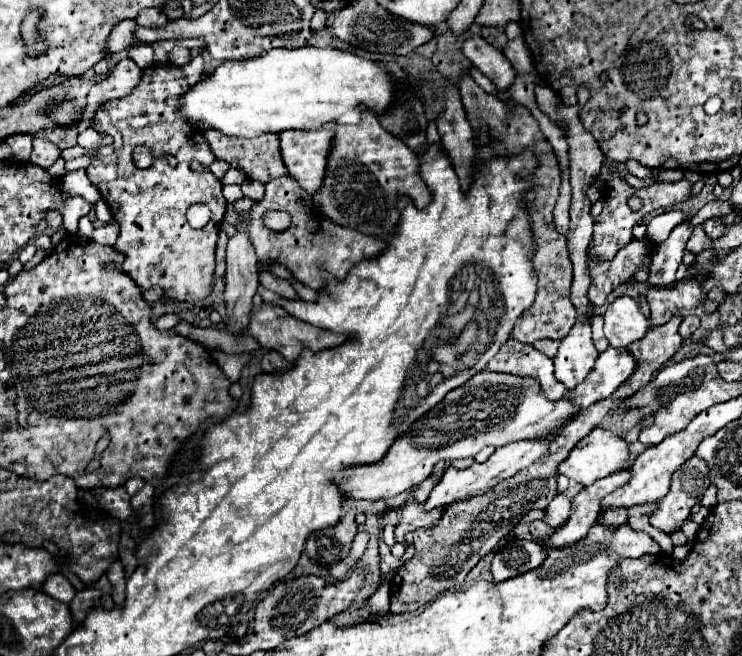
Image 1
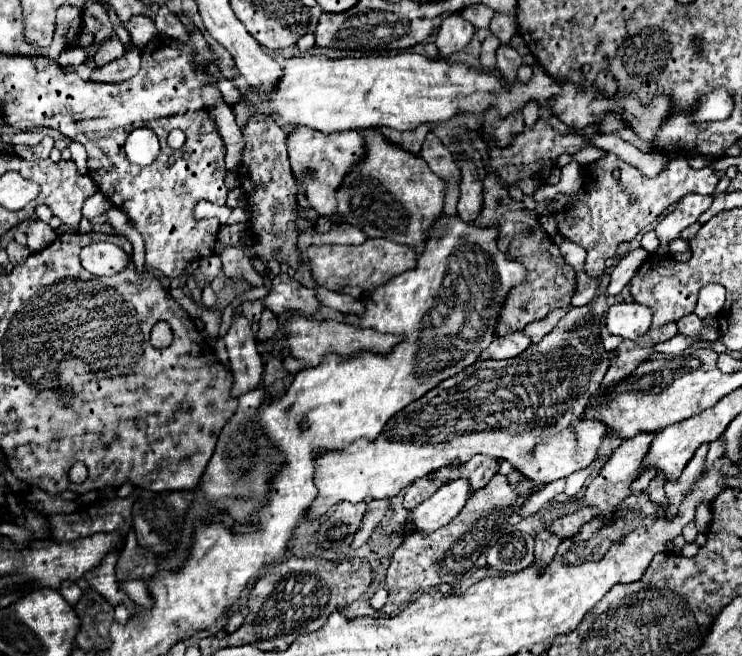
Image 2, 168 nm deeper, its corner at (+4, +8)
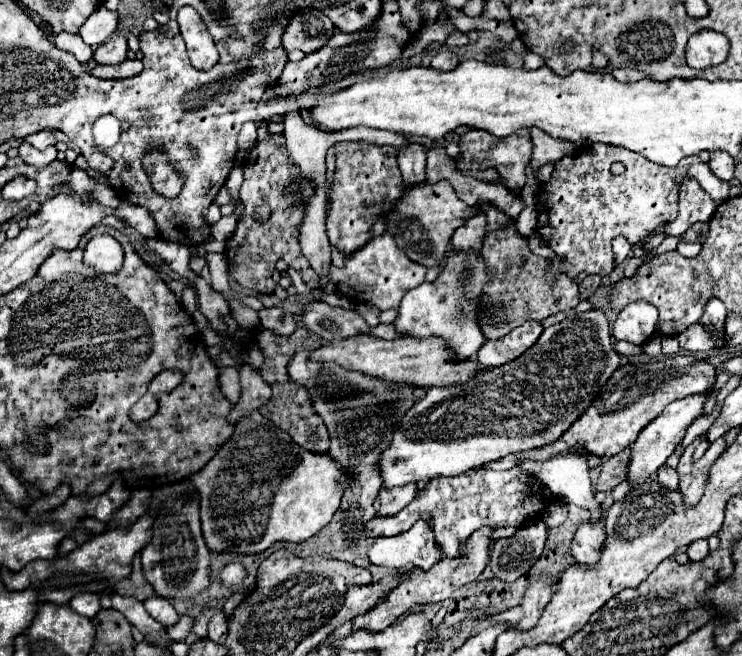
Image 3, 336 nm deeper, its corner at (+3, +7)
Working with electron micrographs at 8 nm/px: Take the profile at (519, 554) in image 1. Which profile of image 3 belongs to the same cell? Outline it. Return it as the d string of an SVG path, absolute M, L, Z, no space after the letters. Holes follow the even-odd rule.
M541 520L521 526L511 538L493 542L491 570L503 582L515 582L525 576L529 568L539 560L547 540L547 528Z

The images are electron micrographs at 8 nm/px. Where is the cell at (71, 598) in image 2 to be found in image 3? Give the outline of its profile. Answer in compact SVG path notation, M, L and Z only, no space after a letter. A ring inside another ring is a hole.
M89 592L77 594L77 596L69 602L69 606L71 606L75 612L79 612L79 614L83 614L83 616L87 616L87 618L97 616L97 612L101 610L99 596L97 596L97 594L89 594Z

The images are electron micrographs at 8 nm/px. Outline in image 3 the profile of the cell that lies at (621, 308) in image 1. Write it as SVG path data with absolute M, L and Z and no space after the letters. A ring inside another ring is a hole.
M637 300L619 312L613 324L613 338L631 344L645 344L655 334L655 324L657 308L645 300Z

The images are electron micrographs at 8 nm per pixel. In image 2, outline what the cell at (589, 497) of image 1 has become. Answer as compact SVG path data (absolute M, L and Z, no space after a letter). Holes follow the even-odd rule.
M638 433L636 437L624 439L622 445L610 455L610 459L602 467L602 471L588 483L586 493L580 499L580 503L582 505L588 505L588 507L598 507L598 515L596 517L612 515L614 513L614 507L618 507L630 495L630 483L642 471L642 459L644 459L644 455L646 455L652 439L654 439L654 435L650 435L650 433Z

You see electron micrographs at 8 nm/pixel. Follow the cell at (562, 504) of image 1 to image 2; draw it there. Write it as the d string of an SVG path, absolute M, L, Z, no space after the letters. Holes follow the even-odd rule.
M580 507L578 511L574 511L574 513L570 513L570 515L564 515L564 517L554 519L552 525L550 525L550 529L552 529L552 533L556 533L560 539L564 539L564 537L568 537L568 535L578 533L578 529L580 529L584 523L588 523L596 513L598 513L596 509Z

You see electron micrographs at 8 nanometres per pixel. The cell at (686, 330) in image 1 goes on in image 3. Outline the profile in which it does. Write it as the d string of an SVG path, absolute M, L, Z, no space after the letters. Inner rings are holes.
M691 324L683 334L677 336L677 340L679 340L681 348L685 348L689 352L701 352L701 350L715 348L715 338L701 324Z

